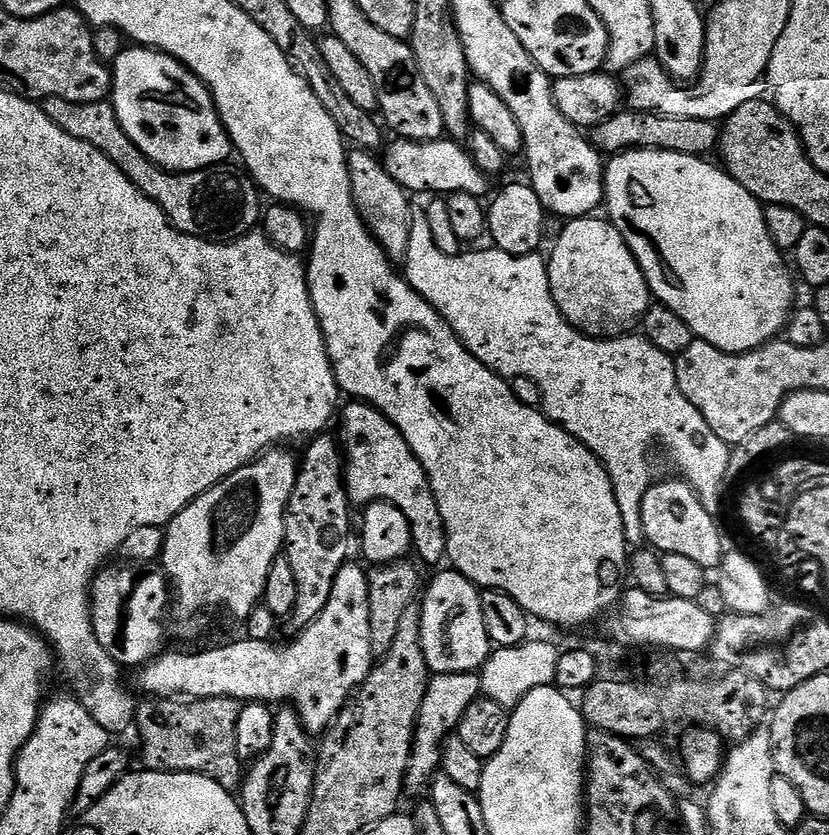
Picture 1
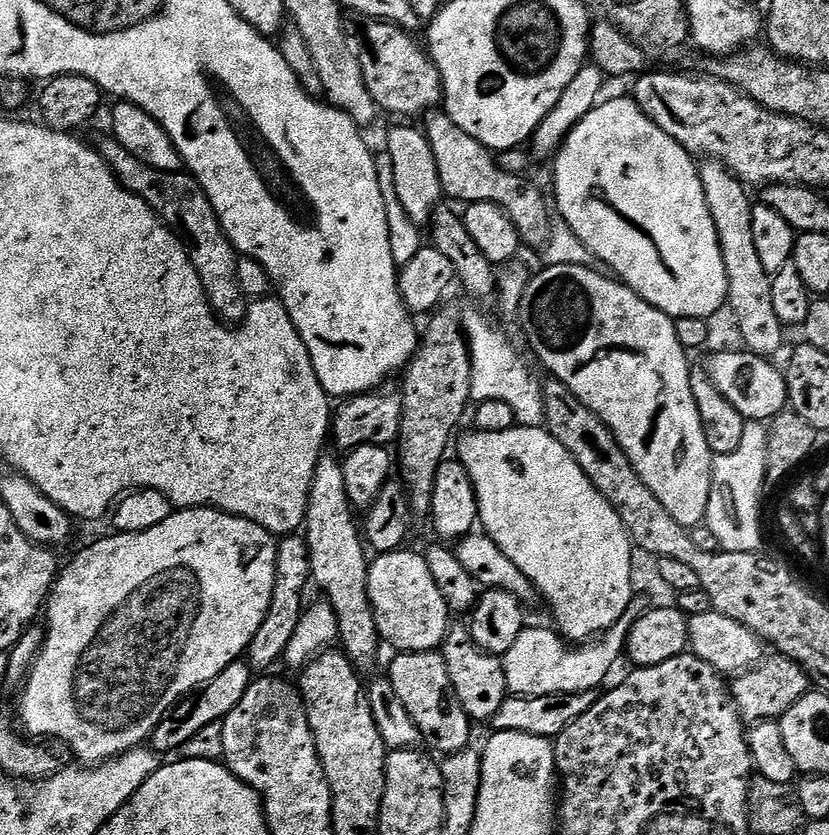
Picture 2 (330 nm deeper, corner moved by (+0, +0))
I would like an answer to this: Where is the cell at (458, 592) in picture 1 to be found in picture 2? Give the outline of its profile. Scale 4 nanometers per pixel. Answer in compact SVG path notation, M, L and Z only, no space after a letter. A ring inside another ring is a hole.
M404 551L379 553L368 565L368 593L374 610L374 622L380 631L381 641L385 645L393 644L397 653L434 652L448 637L450 613L446 606L446 598L442 598L442 593L438 591L438 582L434 582L430 566L426 566L423 555L419 551Z

